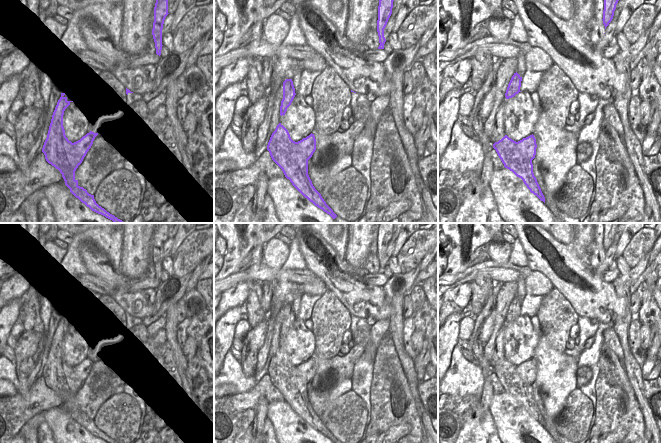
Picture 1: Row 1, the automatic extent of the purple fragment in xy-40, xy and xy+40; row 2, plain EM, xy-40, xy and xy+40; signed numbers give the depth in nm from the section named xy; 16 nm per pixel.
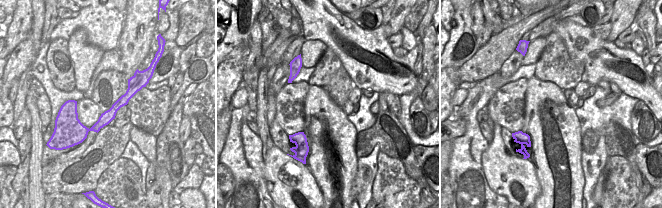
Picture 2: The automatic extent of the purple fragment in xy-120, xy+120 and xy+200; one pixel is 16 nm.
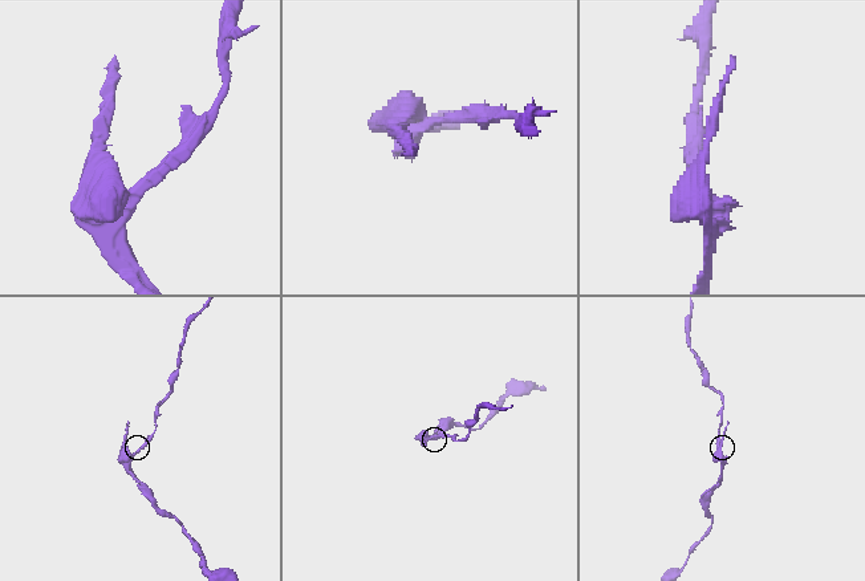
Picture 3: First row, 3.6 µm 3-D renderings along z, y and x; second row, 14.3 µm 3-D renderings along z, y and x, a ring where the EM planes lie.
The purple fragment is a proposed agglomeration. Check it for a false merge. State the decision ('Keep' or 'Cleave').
Cleave

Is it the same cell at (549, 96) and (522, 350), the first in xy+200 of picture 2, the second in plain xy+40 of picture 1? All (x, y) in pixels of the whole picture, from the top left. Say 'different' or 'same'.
different

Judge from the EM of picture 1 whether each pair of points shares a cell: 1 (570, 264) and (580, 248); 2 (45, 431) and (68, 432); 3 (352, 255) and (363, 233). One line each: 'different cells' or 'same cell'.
1: different cells
2: different cells
3: same cell

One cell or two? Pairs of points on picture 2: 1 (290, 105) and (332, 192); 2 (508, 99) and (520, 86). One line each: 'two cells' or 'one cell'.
1: two cells
2: one cell

